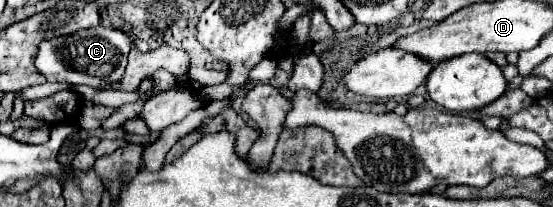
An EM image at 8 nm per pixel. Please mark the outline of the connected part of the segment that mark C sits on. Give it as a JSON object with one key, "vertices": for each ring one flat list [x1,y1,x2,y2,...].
{"vertices":[[87,28,83,32,75,32,71,36,61,36,55,40,45,40,39,44,39,52,35,58,35,68,49,82,71,82,71,84,87,84,95,90,117,84,123,80,127,56,129,56,131,40,121,30,111,28]]}

